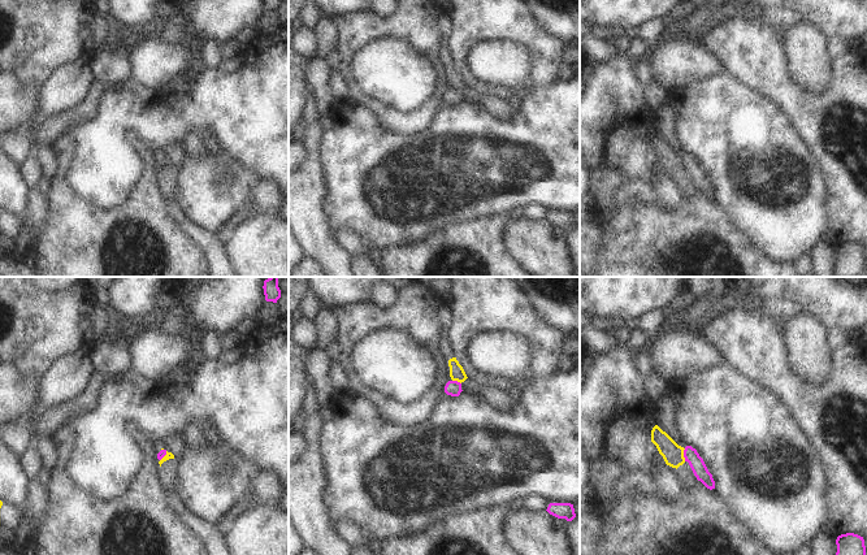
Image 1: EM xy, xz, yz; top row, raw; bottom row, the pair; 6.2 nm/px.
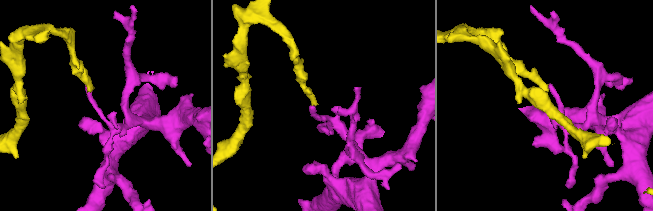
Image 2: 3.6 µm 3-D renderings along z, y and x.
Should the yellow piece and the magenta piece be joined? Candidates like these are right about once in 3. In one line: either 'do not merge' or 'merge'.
do not merge

